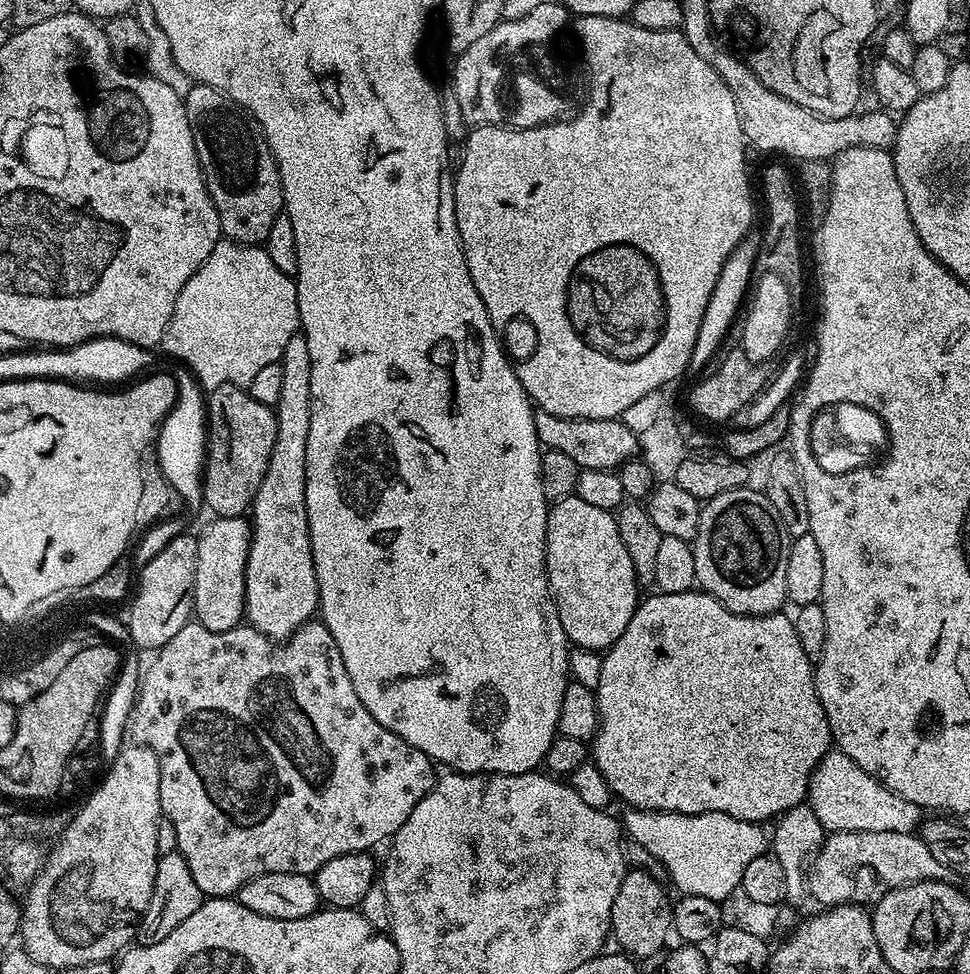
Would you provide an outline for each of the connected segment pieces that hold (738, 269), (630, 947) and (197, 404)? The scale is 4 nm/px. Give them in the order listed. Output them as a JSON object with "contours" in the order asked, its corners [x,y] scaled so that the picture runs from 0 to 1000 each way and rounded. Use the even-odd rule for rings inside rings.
{"contours":[[[[772,235],[765,248],[754,258],[753,263],[745,271],[736,299],[729,310],[724,334],[721,335],[720,347],[716,349],[715,359],[712,360],[712,370],[709,373],[709,379],[712,383],[722,381],[731,372],[747,347],[759,322],[762,323],[777,285],[780,261],[786,246],[787,239],[782,235]]],[[[653,891],[644,894],[641,910],[637,910],[637,918],[633,921],[629,957],[633,965],[635,961],[636,967],[643,972],[640,974],[653,984],[663,984],[686,976],[685,968],[688,967],[689,960],[694,960],[694,925],[689,924],[690,913],[685,913],[680,906],[671,896]]],[[[189,376],[176,379],[179,388],[179,409],[171,418],[169,437],[167,437],[167,458],[165,458],[165,476],[173,487],[175,495],[188,495],[186,503],[190,507],[190,515],[195,524],[202,524],[208,517],[208,485],[196,473],[209,469],[212,463],[212,415],[208,410],[208,399],[202,392],[201,386]],[[187,468],[190,472],[181,472]]]]}

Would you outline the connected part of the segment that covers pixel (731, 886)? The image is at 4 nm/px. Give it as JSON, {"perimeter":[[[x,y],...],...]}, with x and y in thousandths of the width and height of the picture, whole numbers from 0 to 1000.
{"perimeter":[[[648,829],[642,833],[641,850],[646,861],[672,877],[693,902],[692,911],[706,920],[746,926],[755,915],[764,911],[769,889],[790,875],[790,860],[788,864],[788,854],[784,851],[787,849],[773,842],[753,840],[753,836],[699,836]]]}

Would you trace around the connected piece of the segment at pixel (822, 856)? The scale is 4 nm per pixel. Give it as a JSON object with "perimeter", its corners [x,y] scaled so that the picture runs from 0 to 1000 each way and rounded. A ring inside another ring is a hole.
{"perimeter":[[[859,854],[851,861],[832,892],[832,915],[836,923],[841,923],[845,930],[863,928],[885,928],[901,930],[912,918],[923,912],[941,908],[947,903],[976,905],[979,896],[949,862],[947,857],[939,854]]]}

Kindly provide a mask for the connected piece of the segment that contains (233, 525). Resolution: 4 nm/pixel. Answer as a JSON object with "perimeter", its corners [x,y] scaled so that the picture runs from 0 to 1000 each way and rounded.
{"perimeter":[[[225,530],[205,545],[198,615],[200,637],[218,649],[232,649],[253,636],[254,573],[260,555],[260,540],[252,530]]]}

